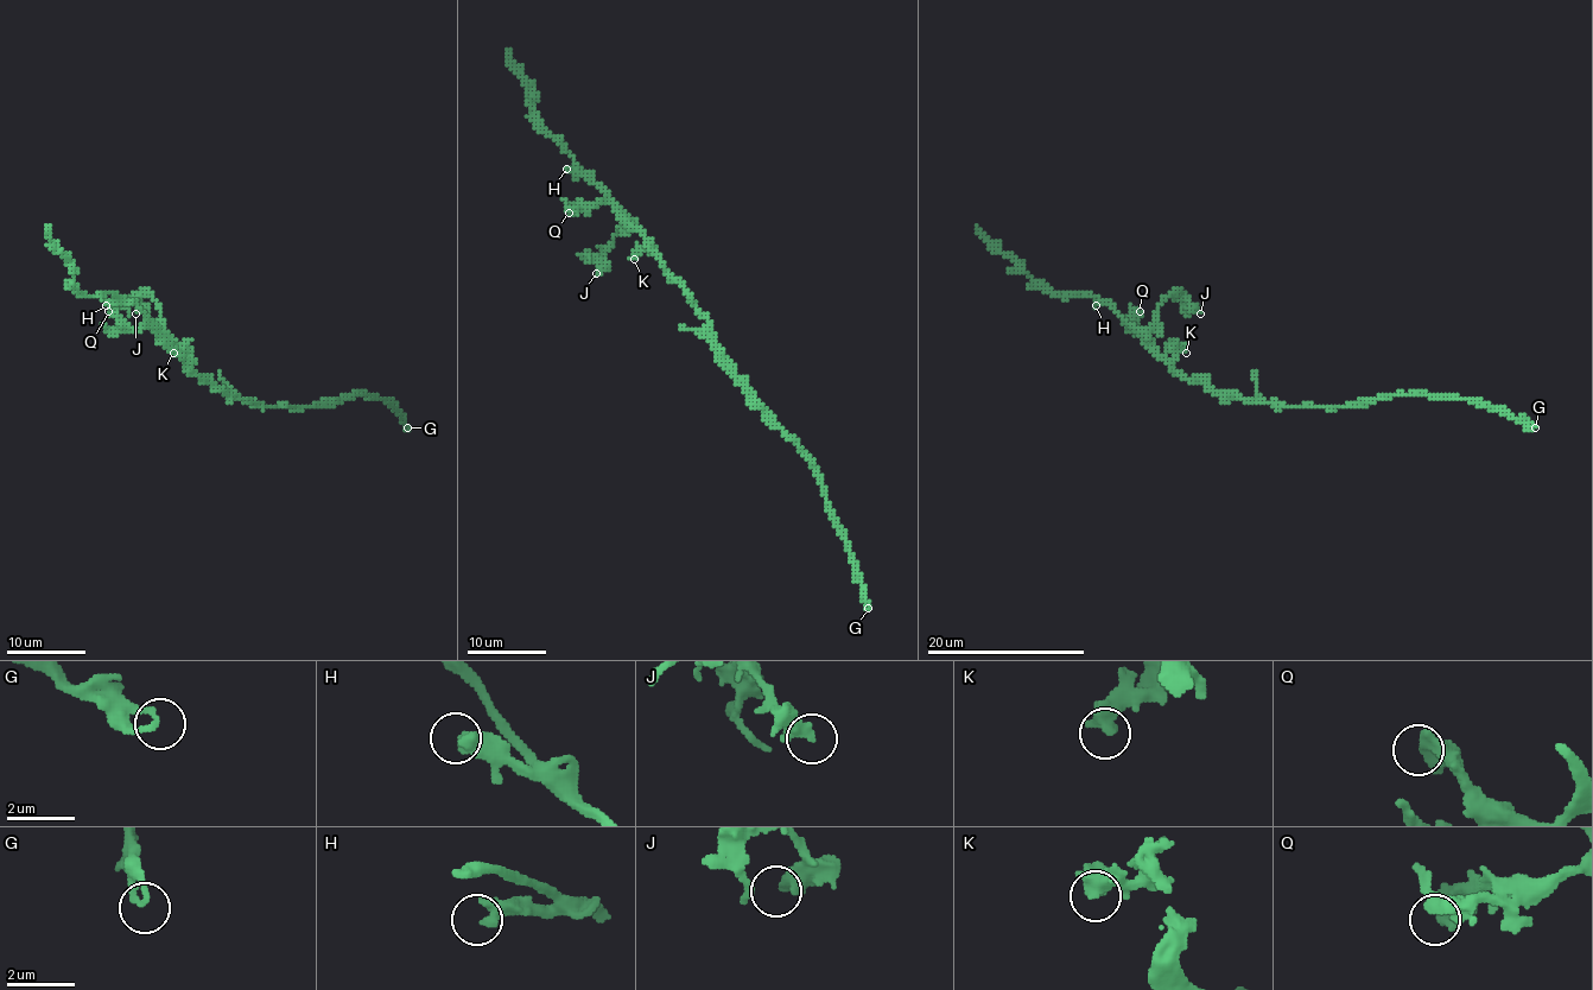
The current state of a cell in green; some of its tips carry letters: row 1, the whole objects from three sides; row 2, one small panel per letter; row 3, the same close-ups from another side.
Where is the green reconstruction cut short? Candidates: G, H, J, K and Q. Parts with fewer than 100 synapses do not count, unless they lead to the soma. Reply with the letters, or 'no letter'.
no letter

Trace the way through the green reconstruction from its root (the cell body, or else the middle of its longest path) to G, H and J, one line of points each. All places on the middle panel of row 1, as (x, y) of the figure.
G: (695, 305), (709, 324), (709, 342), (721, 363), (810, 461), (823, 488), (827, 509), (849, 547), (868, 608)
H: (695, 305), (689, 293), (665, 270), (653, 247), (619, 213), (619, 207), (598, 186), (566, 169)
J: (695, 305), (689, 293), (665, 270), (653, 247), (626, 220), (601, 255), (602, 265), (596, 273)

